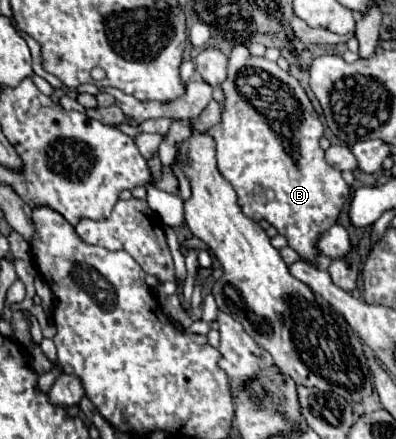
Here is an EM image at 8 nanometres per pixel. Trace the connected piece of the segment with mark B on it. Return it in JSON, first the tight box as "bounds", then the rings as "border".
{"bounds":[208,45,350,267],"border":[[[236,45],[230,53],[228,77],[222,83],[222,91],[226,99],[220,123],[208,129],[208,135],[212,135],[216,141],[220,175],[224,175],[224,179],[234,187],[240,209],[244,215],[248,215],[248,219],[266,219],[278,229],[280,235],[288,239],[288,245],[304,261],[308,261],[312,267],[318,267],[316,239],[320,239],[320,235],[324,235],[324,231],[338,221],[344,205],[350,201],[350,187],[342,179],[342,173],[330,167],[324,159],[324,151],[318,145],[320,137],[324,135],[324,125],[314,111],[312,101],[292,75],[264,57],[248,55],[244,45]]]}

